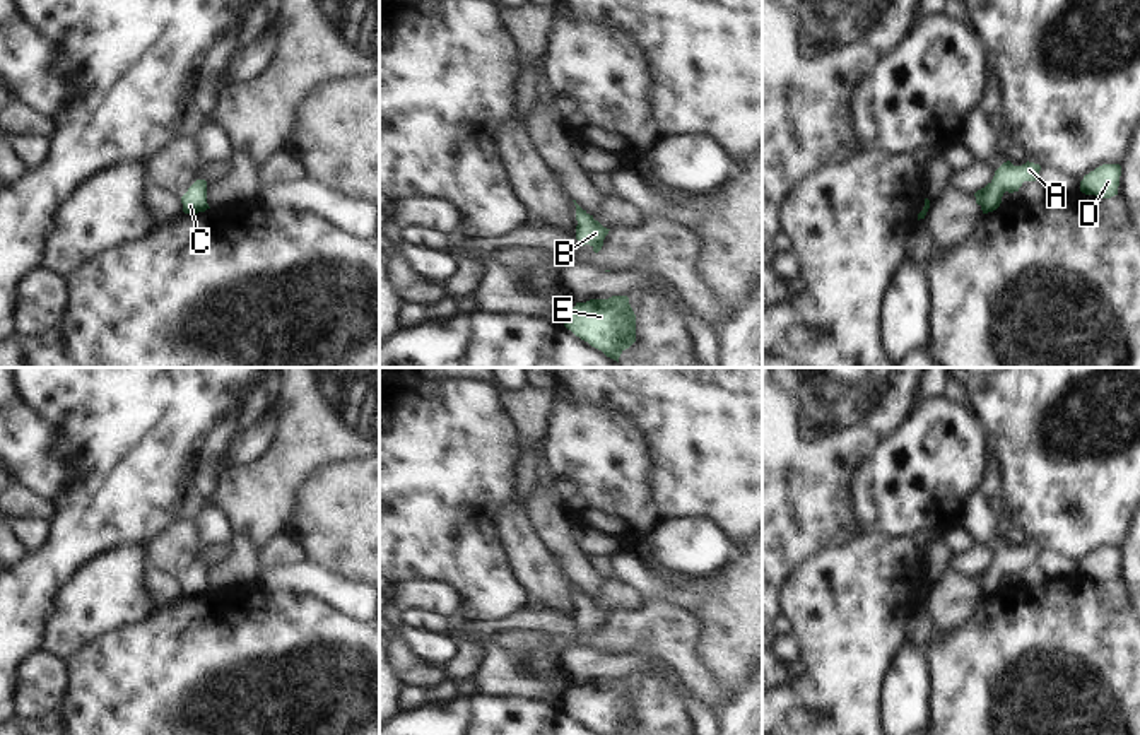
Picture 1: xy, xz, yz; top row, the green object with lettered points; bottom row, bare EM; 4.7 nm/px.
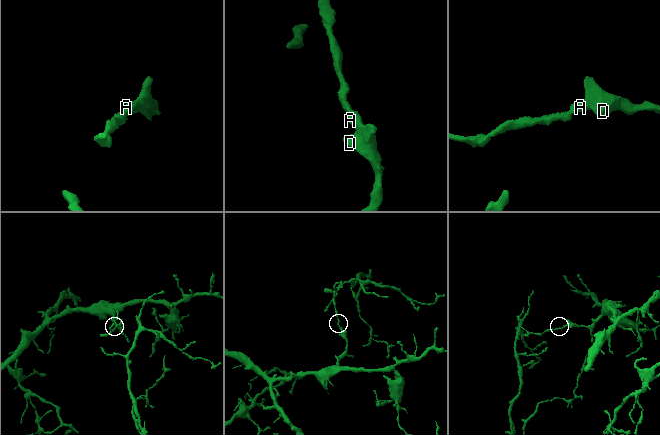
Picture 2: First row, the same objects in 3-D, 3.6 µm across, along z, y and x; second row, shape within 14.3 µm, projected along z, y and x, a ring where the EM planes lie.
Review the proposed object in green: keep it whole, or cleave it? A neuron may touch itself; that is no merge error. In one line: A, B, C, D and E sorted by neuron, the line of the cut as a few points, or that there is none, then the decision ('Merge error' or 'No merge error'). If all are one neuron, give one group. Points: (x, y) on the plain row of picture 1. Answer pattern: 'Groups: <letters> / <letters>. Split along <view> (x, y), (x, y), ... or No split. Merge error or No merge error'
Groups: A B C D E. No split. No merge error

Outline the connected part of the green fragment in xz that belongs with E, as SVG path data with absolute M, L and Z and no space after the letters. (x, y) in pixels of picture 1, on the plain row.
M627 679L576 685L564 709L602 735L622 735L636 725L636 697Z

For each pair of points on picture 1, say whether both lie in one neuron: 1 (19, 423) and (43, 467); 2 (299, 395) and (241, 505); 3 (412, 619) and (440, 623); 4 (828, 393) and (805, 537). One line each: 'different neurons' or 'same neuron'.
1: same neuron
2: same neuron
3: same neuron
4: same neuron

